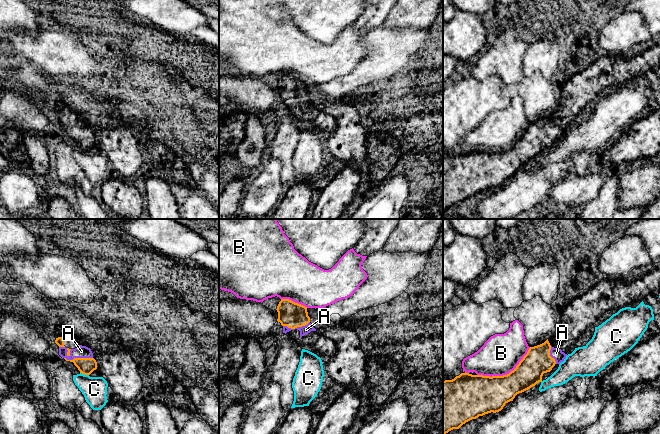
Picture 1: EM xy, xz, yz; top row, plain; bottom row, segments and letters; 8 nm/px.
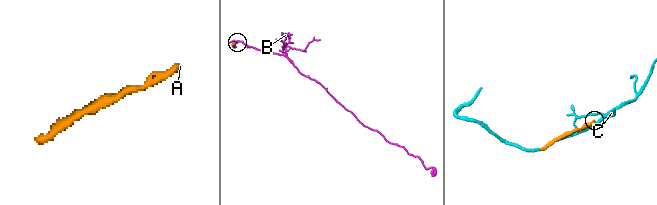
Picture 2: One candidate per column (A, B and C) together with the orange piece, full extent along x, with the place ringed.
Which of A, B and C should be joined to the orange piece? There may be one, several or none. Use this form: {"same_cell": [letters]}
{"same_cell": ["A"]}

